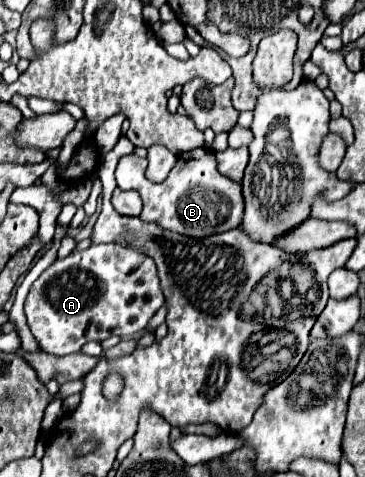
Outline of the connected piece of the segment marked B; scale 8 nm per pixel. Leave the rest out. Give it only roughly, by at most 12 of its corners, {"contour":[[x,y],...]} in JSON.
{"contour":[[211,149],[177,155],[163,183],[123,155],[119,189],[139,191],[143,221],[195,239],[241,225],[241,183]]}

